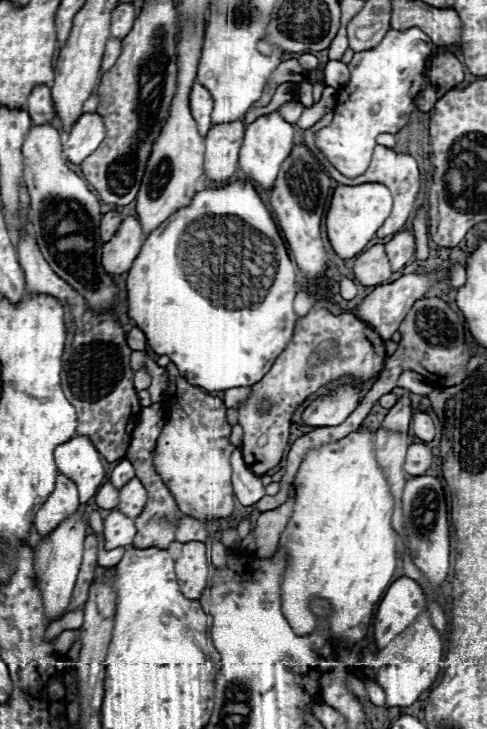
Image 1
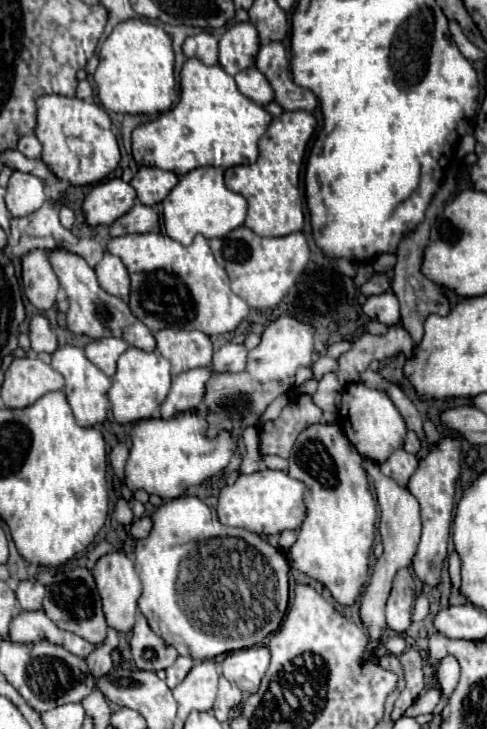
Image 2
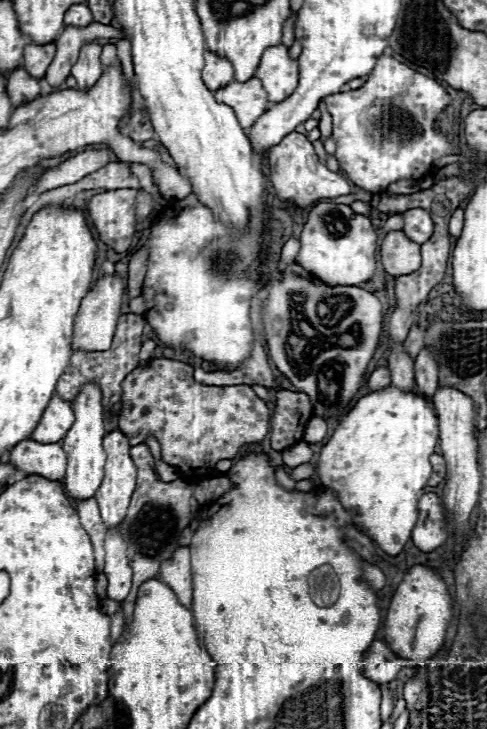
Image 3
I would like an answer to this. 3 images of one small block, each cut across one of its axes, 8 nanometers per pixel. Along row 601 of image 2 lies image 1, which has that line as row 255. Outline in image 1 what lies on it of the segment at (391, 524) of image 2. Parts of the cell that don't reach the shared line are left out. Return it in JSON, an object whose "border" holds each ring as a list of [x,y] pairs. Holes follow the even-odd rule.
{"border":[[[376,244],[362,252],[354,262],[354,274],[362,286],[378,286],[386,282],[392,276],[392,268],[384,252],[384,244]]]}

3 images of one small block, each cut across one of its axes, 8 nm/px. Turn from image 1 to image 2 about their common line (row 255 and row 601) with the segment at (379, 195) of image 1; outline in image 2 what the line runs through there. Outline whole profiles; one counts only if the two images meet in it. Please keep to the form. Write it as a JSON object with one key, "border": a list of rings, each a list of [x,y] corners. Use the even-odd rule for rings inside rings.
{"border":[[[316,424],[316,426],[308,426],[308,430],[300,434],[288,458],[290,462],[288,474],[306,484],[304,490],[306,518],[298,530],[298,540],[290,550],[290,566],[322,582],[336,598],[336,602],[342,606],[356,604],[364,592],[364,584],[368,580],[370,550],[376,536],[376,504],[368,488],[368,476],[360,466],[362,456],[354,450],[356,448],[348,442],[348,438],[344,436],[338,424],[332,426]]]}

